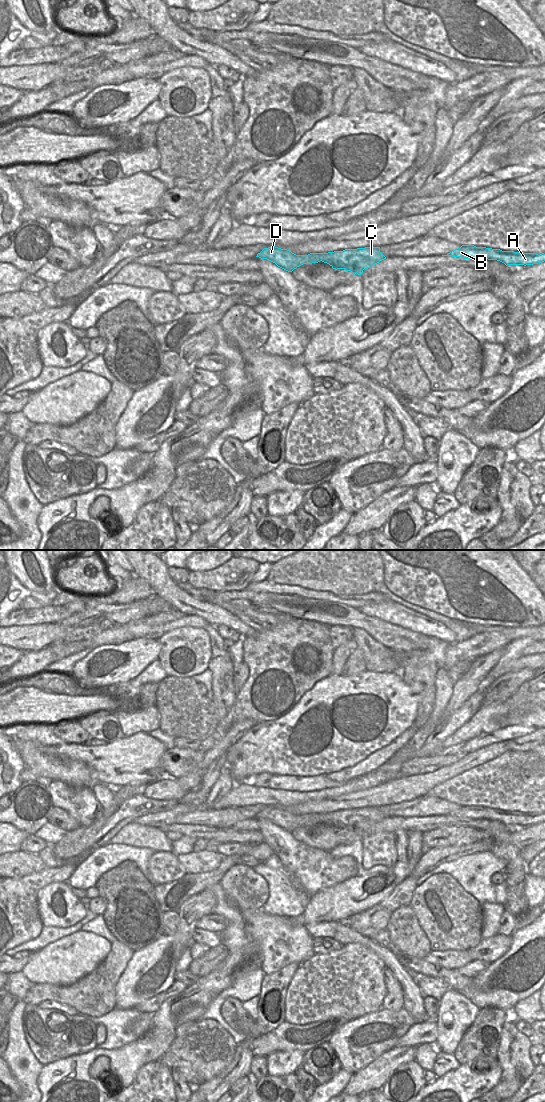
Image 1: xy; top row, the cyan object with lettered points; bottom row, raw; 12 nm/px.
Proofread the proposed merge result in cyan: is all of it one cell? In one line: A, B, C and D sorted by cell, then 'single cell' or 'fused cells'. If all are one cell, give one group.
A B / C D | fused cells

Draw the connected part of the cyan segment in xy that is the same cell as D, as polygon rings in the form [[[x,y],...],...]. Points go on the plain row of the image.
[[[273,806],[264,808],[256,817],[267,819],[288,832],[292,832],[303,824],[312,824],[322,821],[336,830],[348,828],[353,835],[356,833],[361,835],[364,829],[368,829],[386,819],[380,812],[380,807],[365,807],[328,813],[296,815],[287,809]]]

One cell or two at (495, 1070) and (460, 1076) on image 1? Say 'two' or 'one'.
one

